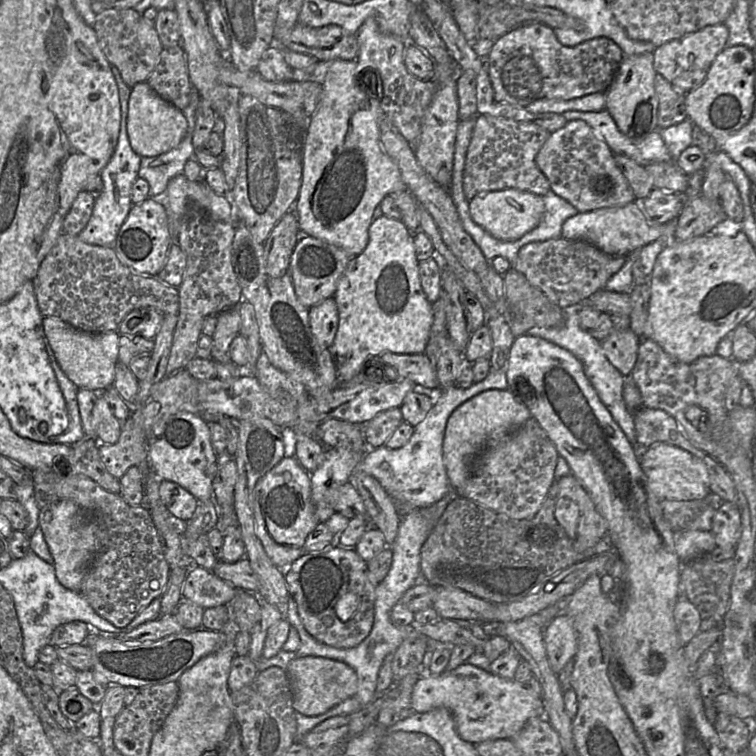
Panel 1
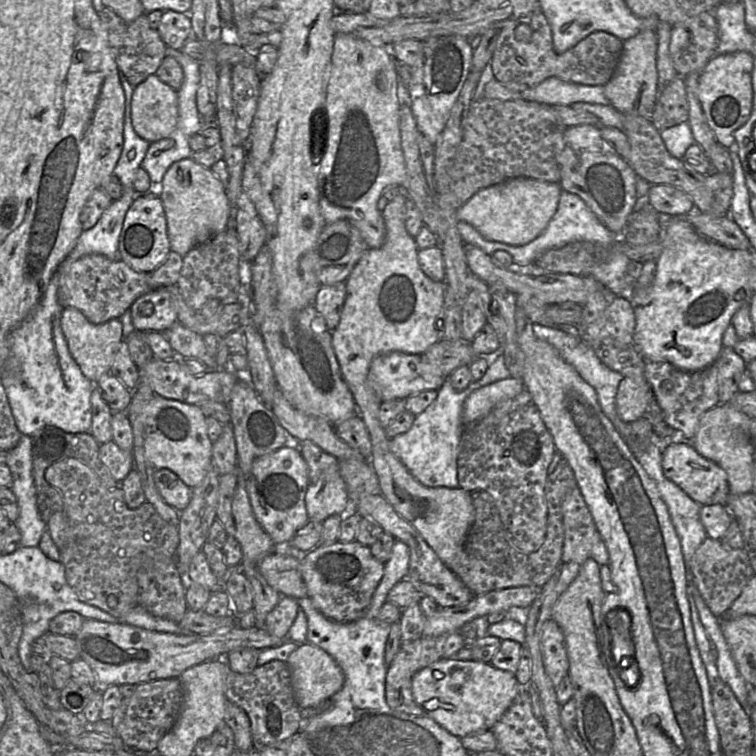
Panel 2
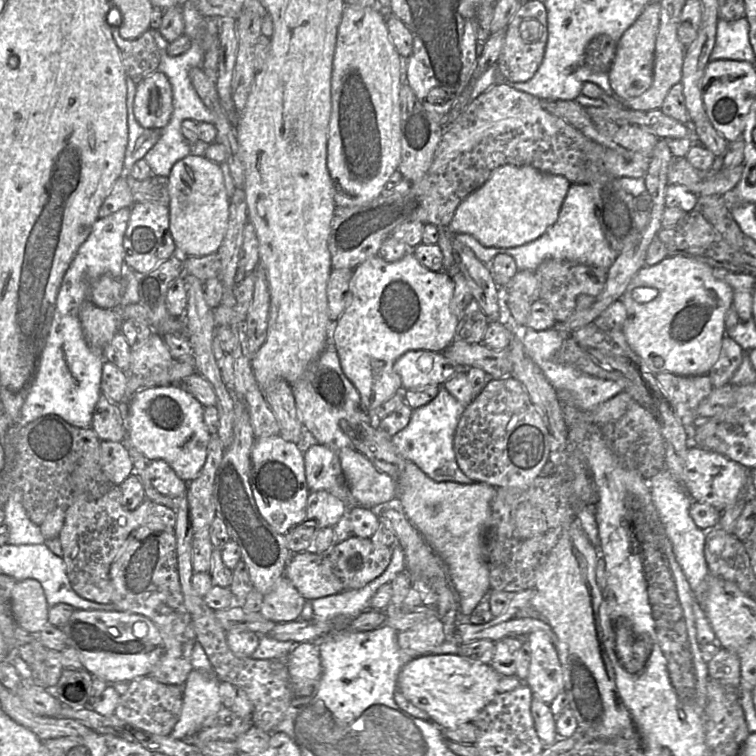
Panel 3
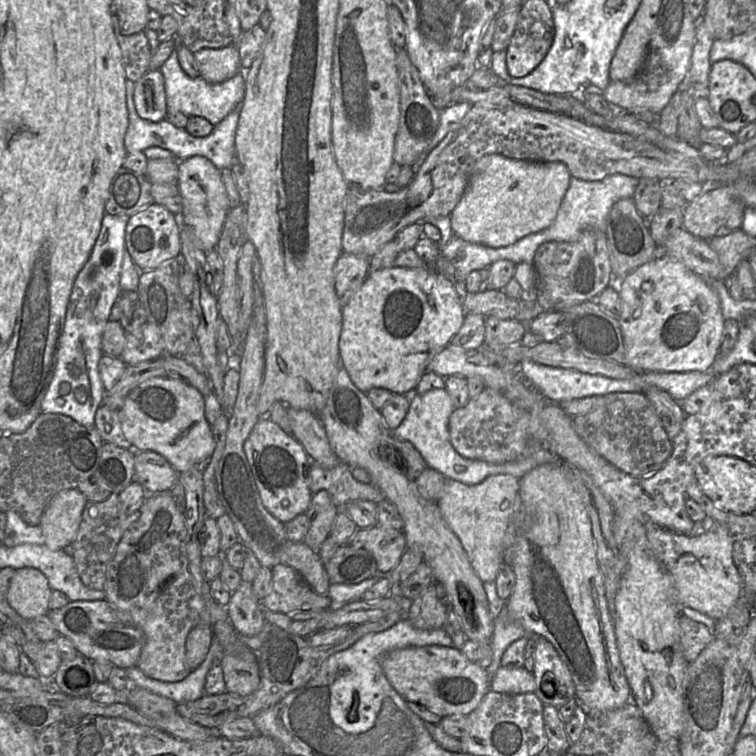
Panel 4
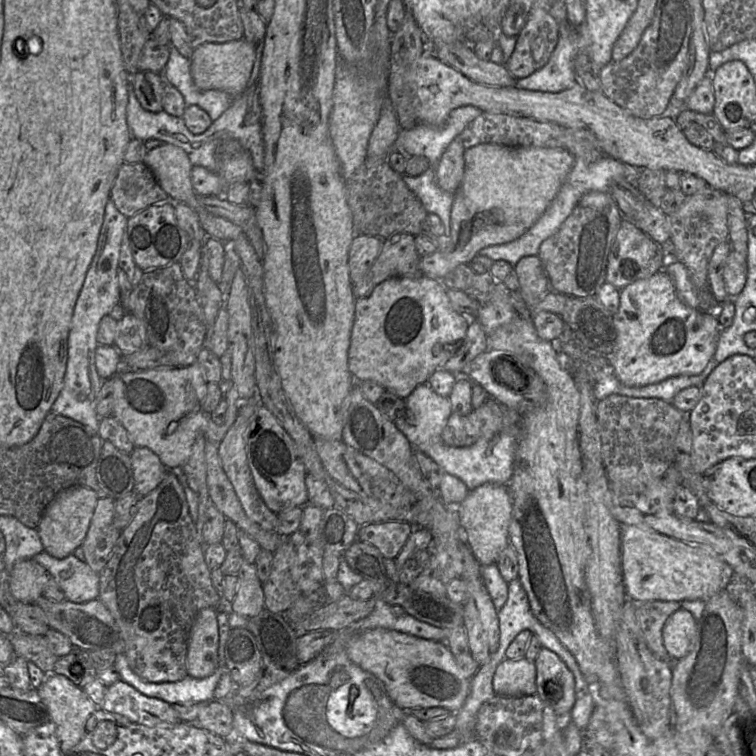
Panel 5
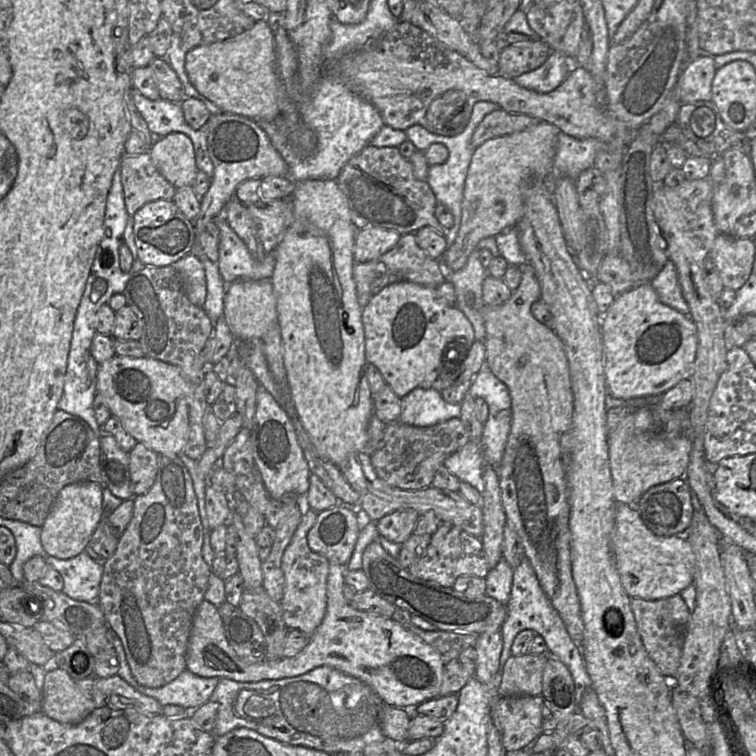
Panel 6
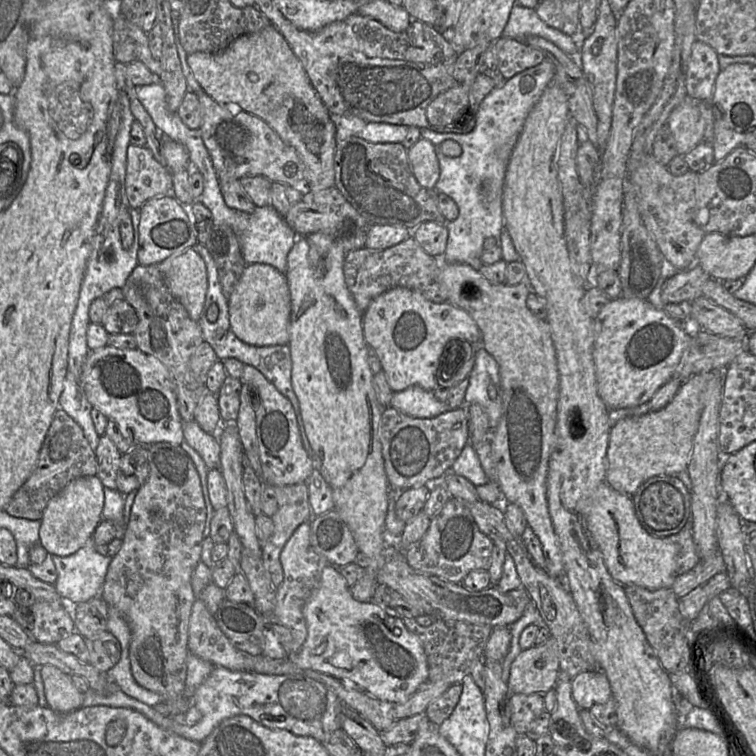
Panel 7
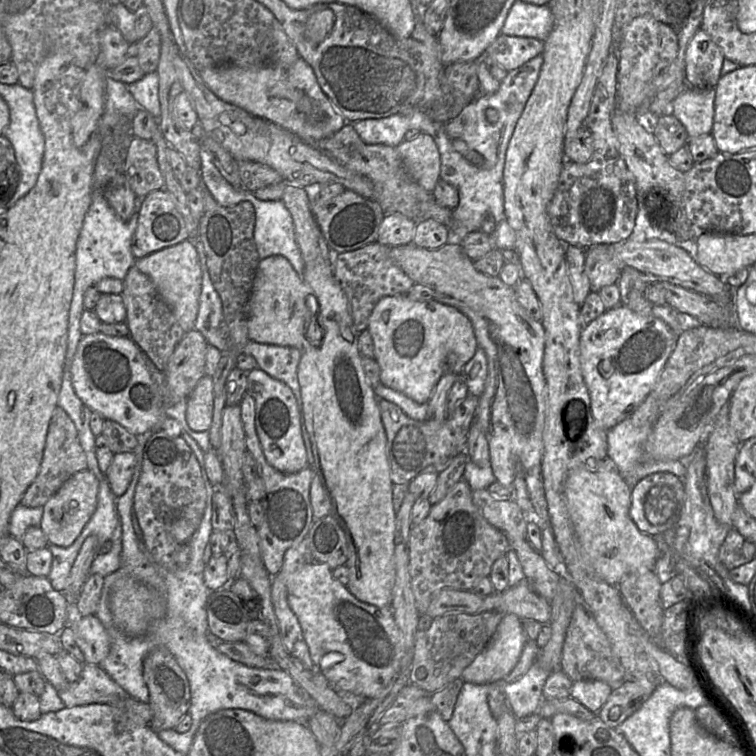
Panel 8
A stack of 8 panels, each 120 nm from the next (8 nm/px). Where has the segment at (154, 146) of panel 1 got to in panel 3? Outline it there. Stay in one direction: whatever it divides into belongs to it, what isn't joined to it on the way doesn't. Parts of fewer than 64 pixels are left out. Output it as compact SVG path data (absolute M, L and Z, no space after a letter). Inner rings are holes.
M159 70L145 77L136 88L133 112L144 128L164 128L173 111L172 88Z

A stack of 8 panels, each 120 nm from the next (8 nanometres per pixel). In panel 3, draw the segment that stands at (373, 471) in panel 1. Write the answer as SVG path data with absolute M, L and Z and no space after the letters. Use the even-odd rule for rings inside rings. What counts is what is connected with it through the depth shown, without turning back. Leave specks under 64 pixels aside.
M442 385L432 401L412 411L408 425L391 436L391 440L404 459L413 462L432 480L472 484L459 468L454 452L455 431L466 407Z

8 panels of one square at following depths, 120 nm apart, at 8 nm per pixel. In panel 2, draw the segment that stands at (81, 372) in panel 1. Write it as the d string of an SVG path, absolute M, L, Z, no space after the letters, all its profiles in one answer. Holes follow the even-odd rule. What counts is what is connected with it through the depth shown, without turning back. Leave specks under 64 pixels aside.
M64 308L61 315L61 329L65 336L68 350L79 366L83 375L97 384L110 368L119 344L123 340L123 326L119 318L102 324L93 324L76 308Z

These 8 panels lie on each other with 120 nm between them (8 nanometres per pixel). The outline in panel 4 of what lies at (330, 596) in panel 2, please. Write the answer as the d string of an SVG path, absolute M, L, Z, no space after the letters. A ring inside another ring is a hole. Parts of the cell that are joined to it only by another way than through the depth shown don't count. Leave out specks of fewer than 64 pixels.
M377 524L358 529L349 545L368 551L374 557L379 573L391 572L407 548L402 530L383 528Z

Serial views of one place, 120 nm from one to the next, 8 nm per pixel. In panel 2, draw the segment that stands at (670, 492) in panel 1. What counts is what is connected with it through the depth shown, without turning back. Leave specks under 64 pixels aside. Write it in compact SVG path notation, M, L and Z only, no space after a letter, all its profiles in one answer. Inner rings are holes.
M674 439L663 446L664 475L678 485L690 498L702 505L726 505L730 494L727 473L714 461L702 456L688 440Z

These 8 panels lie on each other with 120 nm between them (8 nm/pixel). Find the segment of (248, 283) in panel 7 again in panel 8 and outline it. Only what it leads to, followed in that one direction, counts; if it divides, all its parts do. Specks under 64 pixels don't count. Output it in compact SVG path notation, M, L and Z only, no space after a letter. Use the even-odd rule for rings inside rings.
M271 255L257 265L247 302L247 328L250 341L302 350L311 343L308 330L311 315L306 304L311 289L305 284L287 258ZM308 331L308 332L307 332Z

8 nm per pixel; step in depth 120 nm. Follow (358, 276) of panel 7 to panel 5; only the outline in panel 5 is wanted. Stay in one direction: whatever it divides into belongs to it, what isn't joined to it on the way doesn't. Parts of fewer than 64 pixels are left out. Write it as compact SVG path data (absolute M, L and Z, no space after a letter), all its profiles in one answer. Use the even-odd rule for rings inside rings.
M397 233L383 239L382 248L379 256L373 263L372 267L362 278L362 280L353 286L353 292L356 299L367 297L373 289L383 281L393 277L419 277L421 256L415 247L415 236L409 233Z

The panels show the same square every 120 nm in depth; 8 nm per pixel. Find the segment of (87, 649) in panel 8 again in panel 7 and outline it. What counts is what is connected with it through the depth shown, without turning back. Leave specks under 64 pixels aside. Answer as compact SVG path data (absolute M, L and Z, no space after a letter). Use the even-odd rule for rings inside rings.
M108 630L93 639L86 640L86 644L89 651L89 663L102 673L114 667L121 657L120 643Z

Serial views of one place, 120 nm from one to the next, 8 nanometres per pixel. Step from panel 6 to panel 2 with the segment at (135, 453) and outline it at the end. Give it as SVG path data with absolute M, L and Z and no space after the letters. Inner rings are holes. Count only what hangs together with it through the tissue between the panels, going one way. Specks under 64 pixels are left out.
M162 468L154 471L155 486L165 502L182 512L190 503L192 490L173 471Z

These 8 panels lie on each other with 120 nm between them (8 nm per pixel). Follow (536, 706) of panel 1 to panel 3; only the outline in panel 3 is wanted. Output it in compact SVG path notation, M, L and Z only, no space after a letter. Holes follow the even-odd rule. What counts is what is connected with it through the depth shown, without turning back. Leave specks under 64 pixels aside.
M426 654L406 663L398 674L397 687L417 708L426 712L430 720L443 731L473 722L481 710L498 694L501 675L490 664L466 659L459 654Z

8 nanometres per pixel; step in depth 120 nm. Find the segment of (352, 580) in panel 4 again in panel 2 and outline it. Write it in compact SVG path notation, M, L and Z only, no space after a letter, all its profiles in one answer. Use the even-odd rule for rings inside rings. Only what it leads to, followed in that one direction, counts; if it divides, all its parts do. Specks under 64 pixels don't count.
M271 553L260 560L258 569L268 584L281 596L295 599L308 596L300 571L300 559L293 554Z

